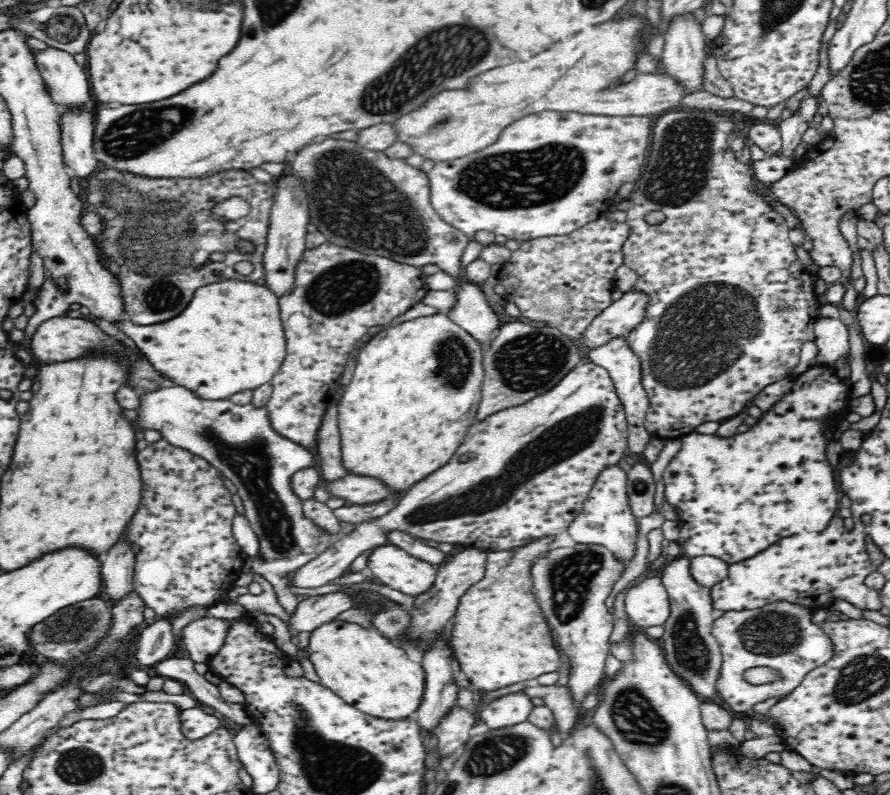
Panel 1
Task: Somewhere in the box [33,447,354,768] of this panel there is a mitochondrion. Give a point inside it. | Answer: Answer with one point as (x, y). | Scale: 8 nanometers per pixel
(73, 626)

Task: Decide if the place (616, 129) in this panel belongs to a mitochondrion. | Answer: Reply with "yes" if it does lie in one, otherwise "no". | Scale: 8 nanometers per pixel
no

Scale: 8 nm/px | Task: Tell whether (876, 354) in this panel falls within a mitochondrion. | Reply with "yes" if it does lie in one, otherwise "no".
no

